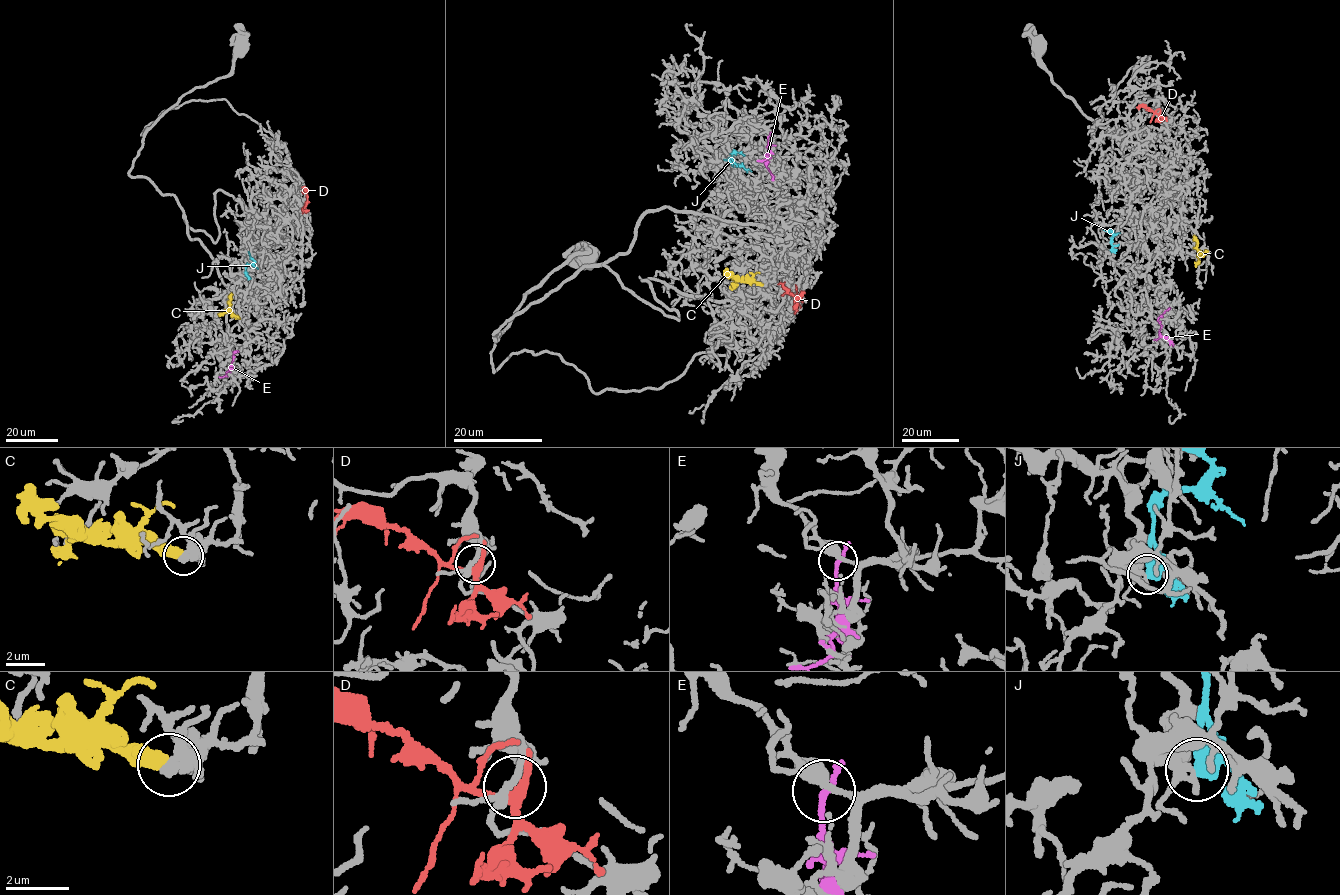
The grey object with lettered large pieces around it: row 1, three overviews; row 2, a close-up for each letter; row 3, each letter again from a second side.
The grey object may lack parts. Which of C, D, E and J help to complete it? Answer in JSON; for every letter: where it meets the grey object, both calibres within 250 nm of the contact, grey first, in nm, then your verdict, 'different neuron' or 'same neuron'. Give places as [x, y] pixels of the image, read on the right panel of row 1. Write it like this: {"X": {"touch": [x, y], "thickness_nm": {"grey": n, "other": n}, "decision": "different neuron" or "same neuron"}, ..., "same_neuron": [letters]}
{"C": {"touch": [1207, 251], "thickness_nm": {"grey": 280, "other": 480}, "decision": "different neuron"}, "D": {"touch": [1159, 113], "thickness_nm": {"grey": 200, "other": 220}, "decision": "different neuron"}, "E": {"touch": [1156, 340], "thickness_nm": {"grey": 340, "other": 150}, "decision": "different neuron"}, "J": {"touch": [1113, 251], "thickness_nm": {"grey": 200, "other": 380}, "decision": "different neuron"}, "same_neuron": []}

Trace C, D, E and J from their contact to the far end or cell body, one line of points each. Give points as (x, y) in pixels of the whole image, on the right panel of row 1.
C: (1207, 251), (1196, 248), (1193, 235)
D: (1159, 113), (1137, 108)
E: (1156, 340), (1161, 325), (1158, 318), (1170, 308)
J: (1113, 251), (1113, 235), (1103, 228)

